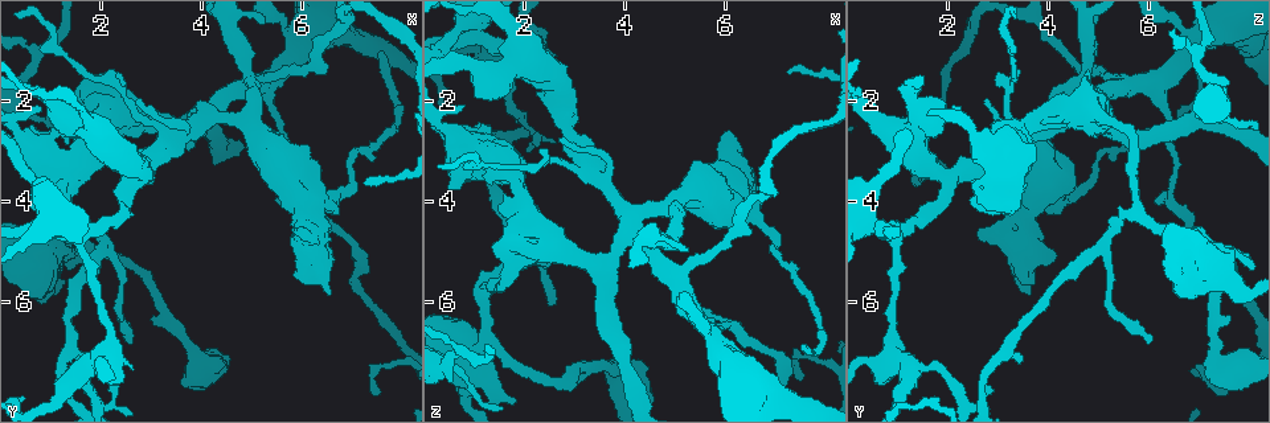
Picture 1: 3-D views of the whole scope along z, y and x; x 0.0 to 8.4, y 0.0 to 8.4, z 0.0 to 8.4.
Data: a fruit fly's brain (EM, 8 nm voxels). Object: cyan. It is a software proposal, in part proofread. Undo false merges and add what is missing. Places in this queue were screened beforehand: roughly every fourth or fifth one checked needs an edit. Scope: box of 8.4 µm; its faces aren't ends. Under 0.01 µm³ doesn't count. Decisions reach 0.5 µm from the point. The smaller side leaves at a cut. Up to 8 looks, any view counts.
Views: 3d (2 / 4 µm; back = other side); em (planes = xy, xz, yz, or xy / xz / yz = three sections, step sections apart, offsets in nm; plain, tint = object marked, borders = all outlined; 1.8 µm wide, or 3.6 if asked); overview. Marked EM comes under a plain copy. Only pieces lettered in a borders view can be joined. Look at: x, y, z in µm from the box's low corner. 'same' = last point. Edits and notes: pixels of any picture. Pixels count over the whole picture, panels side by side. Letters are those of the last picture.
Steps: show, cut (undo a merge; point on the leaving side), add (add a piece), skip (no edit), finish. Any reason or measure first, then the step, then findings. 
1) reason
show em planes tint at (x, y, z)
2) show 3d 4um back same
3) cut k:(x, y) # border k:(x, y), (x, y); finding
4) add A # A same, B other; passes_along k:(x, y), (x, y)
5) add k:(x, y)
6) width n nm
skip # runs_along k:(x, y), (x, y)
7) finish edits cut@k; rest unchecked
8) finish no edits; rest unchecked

sharp bend
show 3d 2um at (7.50, 7.35, 7.05)

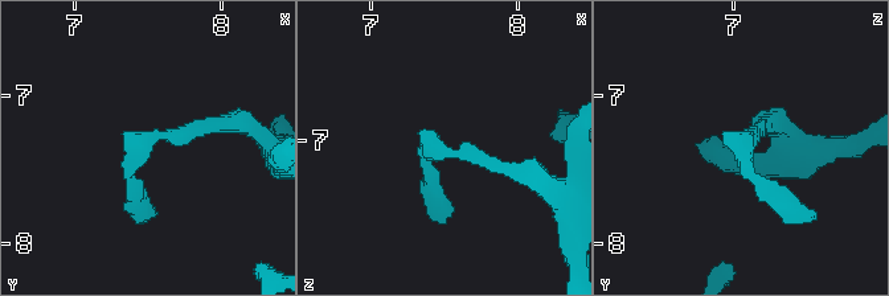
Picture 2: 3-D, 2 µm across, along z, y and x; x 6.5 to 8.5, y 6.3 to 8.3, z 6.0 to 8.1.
now the EM
show em planes borders at (7.50, 7.34, 7.08)

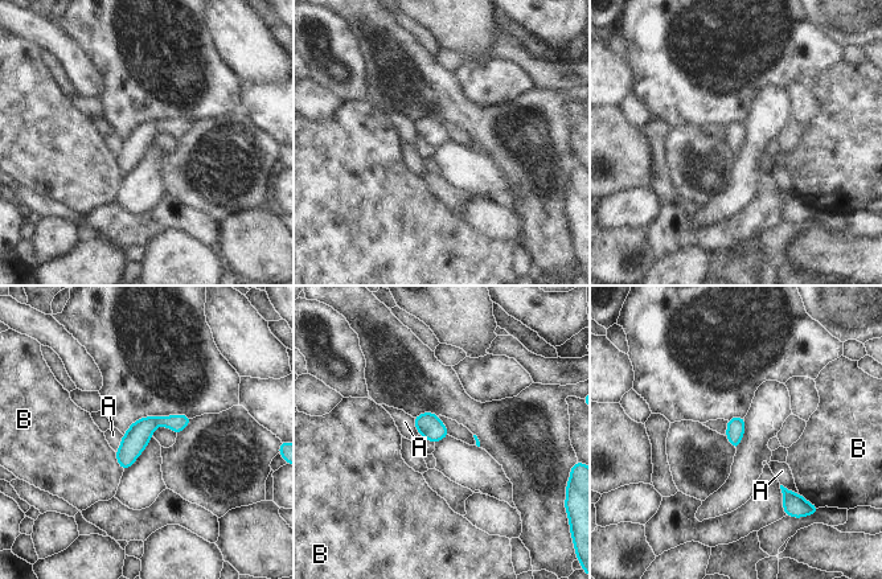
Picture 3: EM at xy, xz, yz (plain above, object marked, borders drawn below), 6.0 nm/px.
skip # A other, B other; runs_along 3:(185, 419), (154, 422), (124, 465); one neuron here

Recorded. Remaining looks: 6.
four-way junction
show 3d 2um back at (4.20, 2.30, 4.30)

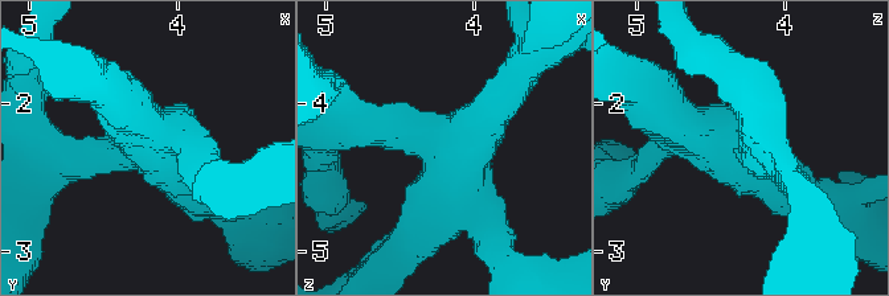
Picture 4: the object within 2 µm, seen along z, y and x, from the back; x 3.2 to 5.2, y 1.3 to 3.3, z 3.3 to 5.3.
arms 4
show em xy step 4 tint at (4.14, 2.30, 4.34)

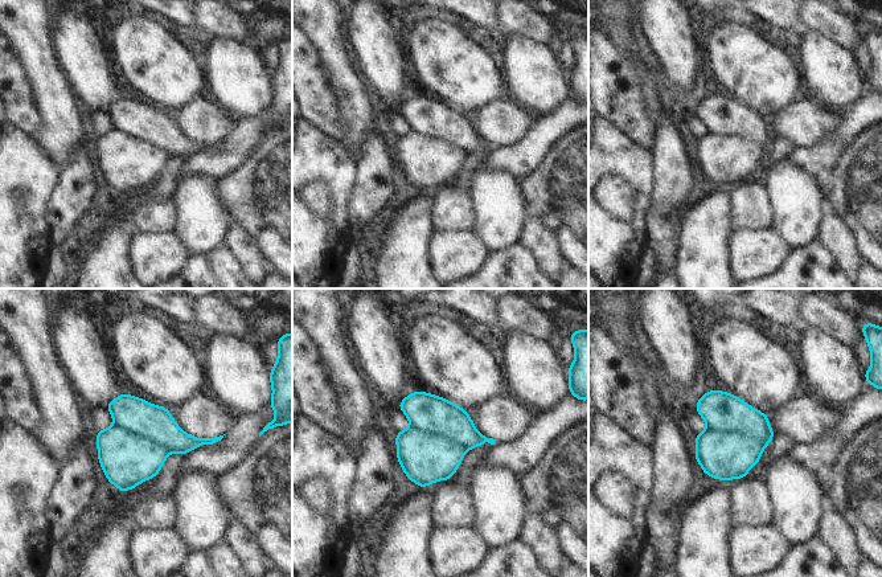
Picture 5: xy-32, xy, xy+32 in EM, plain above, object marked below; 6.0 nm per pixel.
show em planes borders same

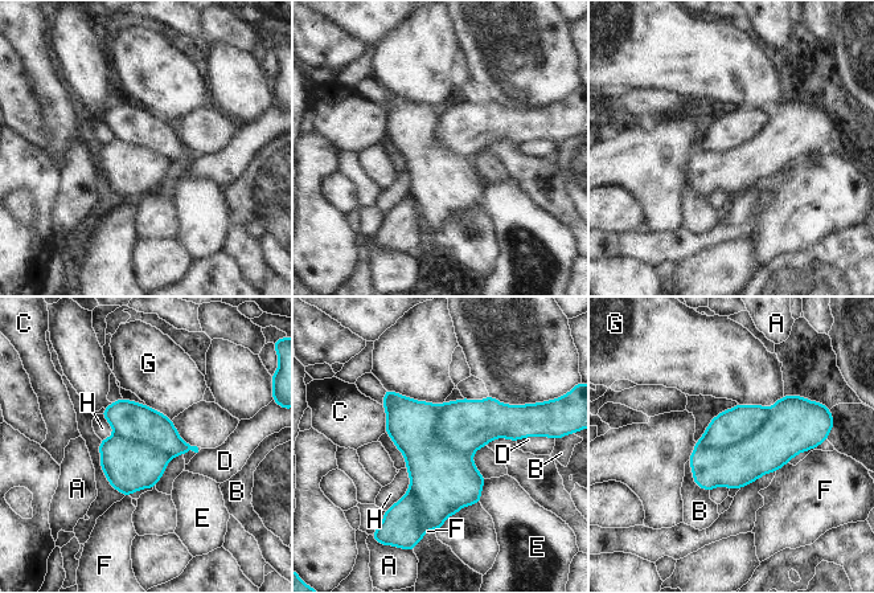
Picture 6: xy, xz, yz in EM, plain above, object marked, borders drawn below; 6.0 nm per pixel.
skip # A other, B other, C other, D other, E other, F other, G other, H other; border 6:(729, 489), (715, 486), (710, 491); all the same neuron

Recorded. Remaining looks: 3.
a narrow waist
show em planes borders at (6.95, 4.75, 6.95)

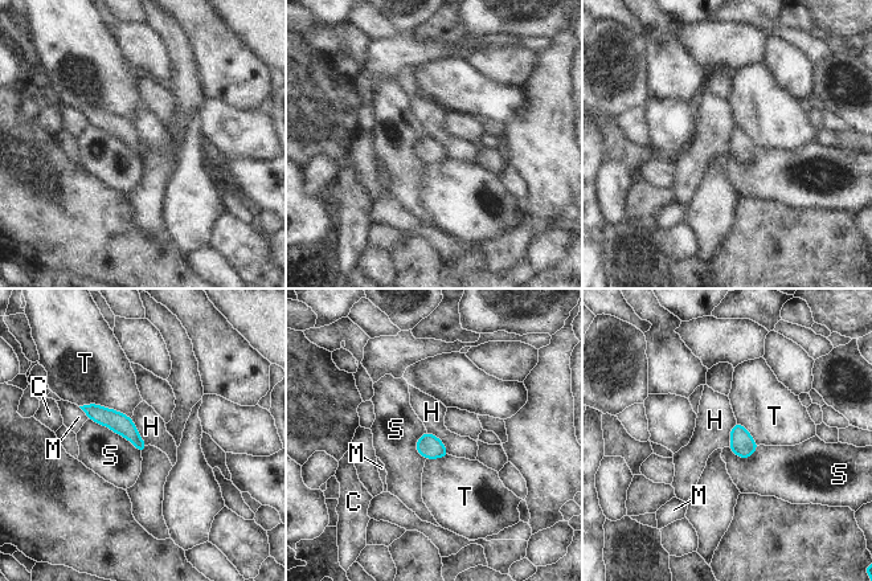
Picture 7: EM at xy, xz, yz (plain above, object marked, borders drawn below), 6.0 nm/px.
width 130 nm; longest_contact S 380 nm
skip # C other, H other, M other, S other, T other; all the same neuron

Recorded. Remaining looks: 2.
finish no edits; rest unchecked

